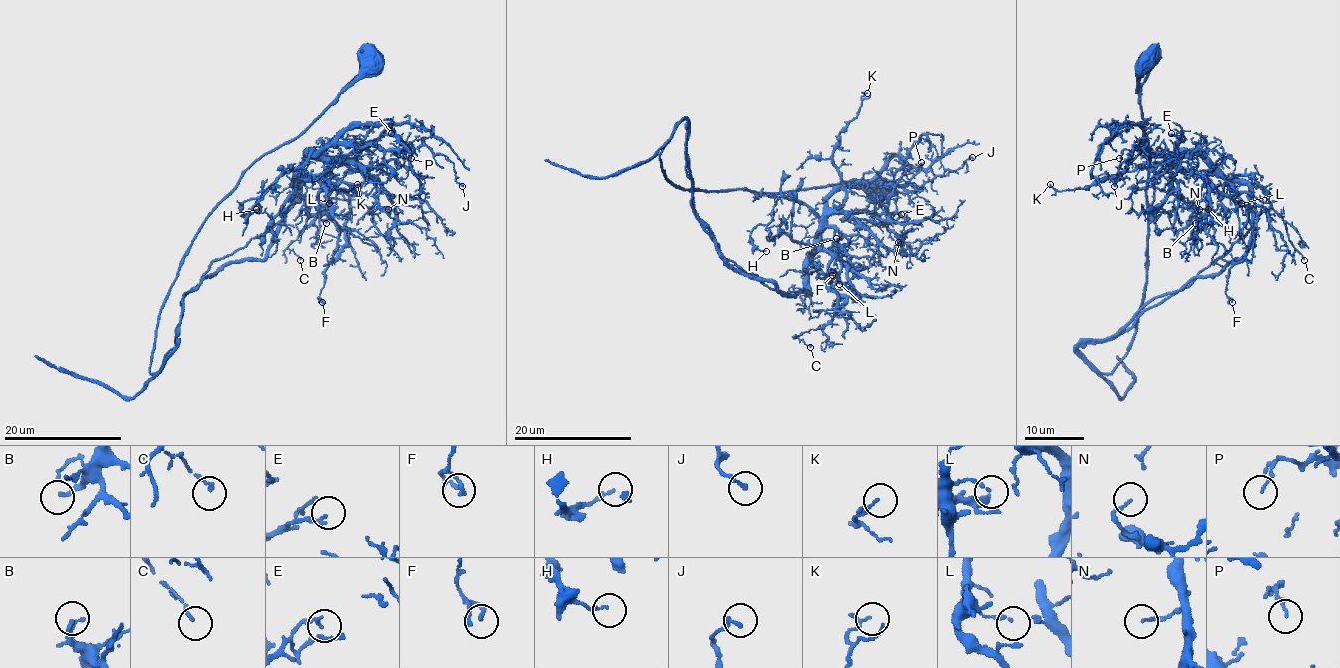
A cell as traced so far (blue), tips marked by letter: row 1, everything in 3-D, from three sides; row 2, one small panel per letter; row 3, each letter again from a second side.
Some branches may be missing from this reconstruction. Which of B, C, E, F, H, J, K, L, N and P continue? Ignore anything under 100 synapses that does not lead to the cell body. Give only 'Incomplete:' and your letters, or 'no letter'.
Incomplete: no letter

